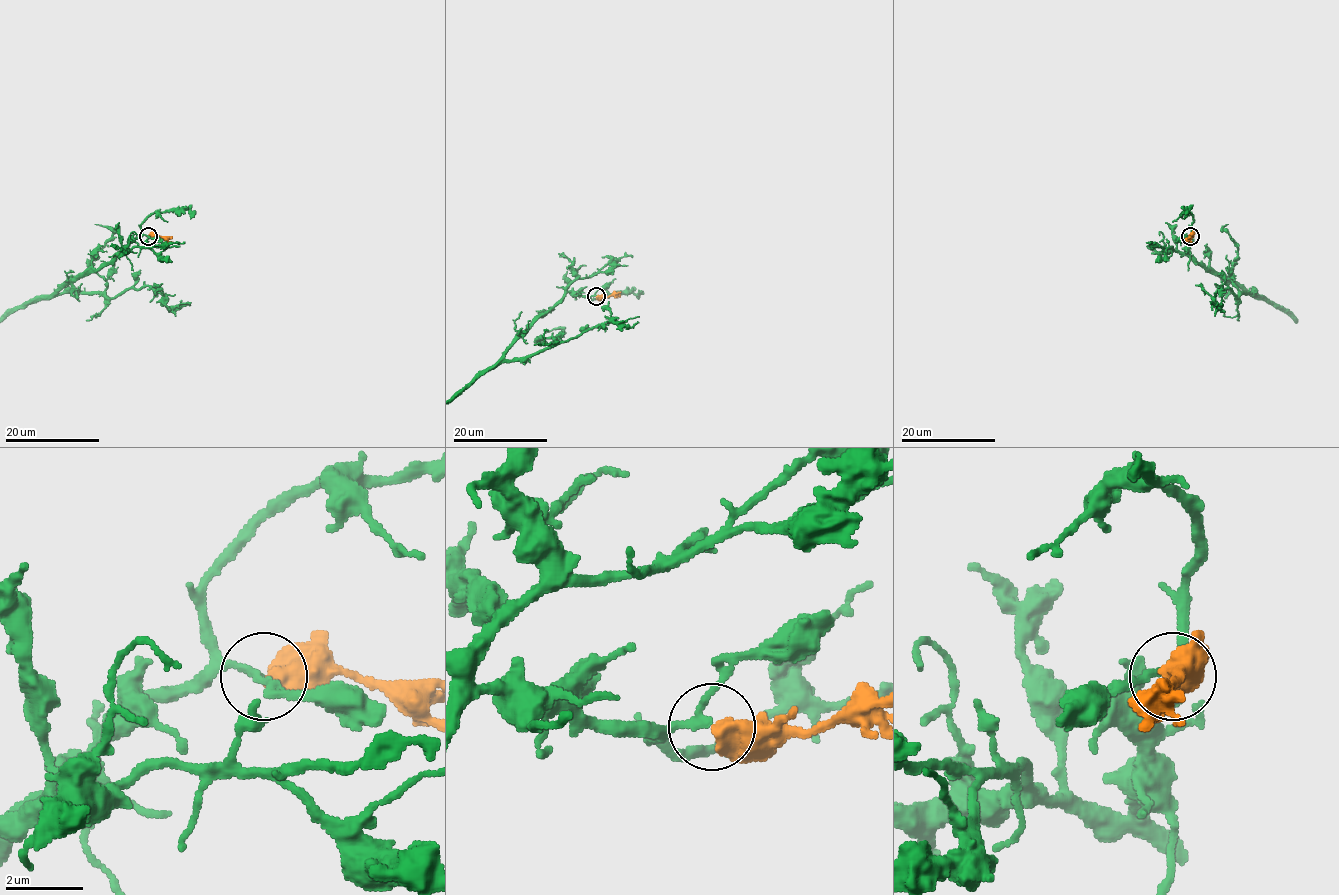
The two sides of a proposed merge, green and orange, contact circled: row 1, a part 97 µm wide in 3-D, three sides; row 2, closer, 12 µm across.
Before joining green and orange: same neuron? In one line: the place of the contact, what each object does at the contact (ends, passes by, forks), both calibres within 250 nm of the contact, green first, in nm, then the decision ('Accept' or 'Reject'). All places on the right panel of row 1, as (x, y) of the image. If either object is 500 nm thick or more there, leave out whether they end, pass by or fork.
Place: (1190, 236). Thickness 180 nm (green) against 550 nm. Accept

